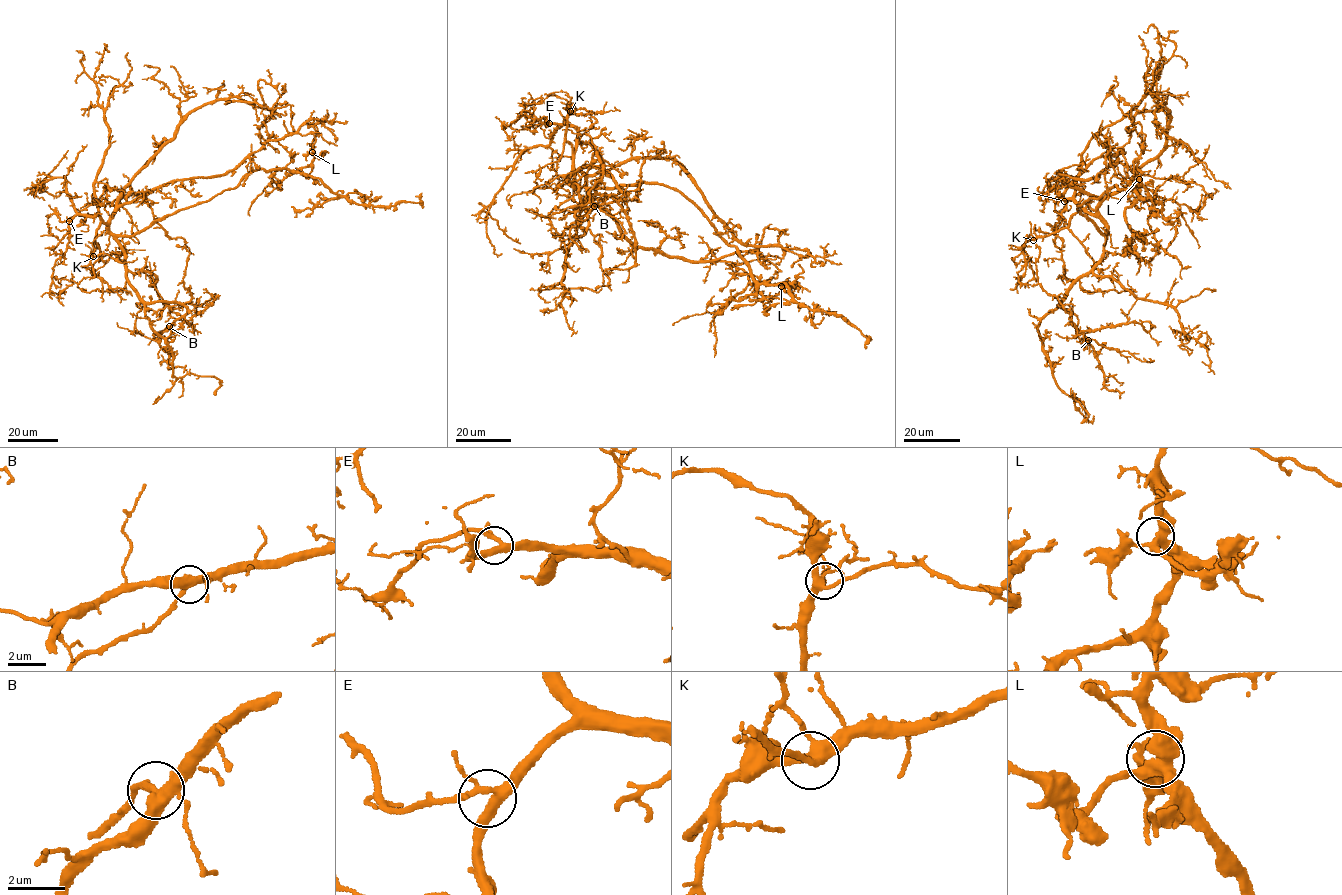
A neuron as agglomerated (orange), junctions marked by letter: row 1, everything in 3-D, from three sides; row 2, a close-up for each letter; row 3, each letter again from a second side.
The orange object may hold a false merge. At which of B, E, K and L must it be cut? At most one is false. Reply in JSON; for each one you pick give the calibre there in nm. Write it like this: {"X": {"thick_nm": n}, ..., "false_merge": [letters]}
{"false_merge": []}

